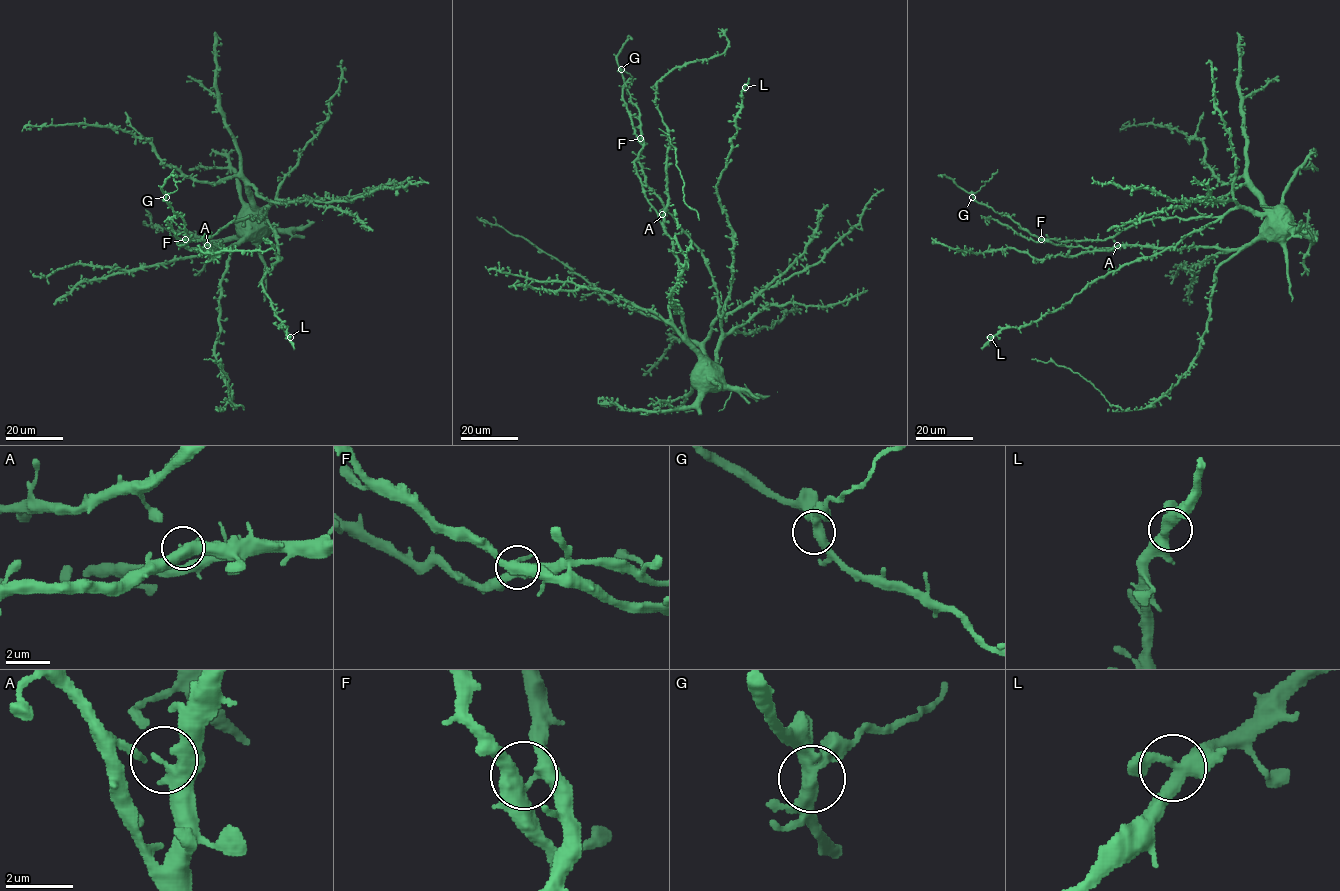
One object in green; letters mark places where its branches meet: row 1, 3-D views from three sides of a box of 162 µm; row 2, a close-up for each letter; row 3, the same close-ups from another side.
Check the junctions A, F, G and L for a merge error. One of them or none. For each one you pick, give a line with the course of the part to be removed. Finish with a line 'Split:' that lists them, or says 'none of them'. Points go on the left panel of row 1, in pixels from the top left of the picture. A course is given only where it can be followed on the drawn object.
G: (166, 197), (177, 190), (171, 174), (174, 169)
Split: G

